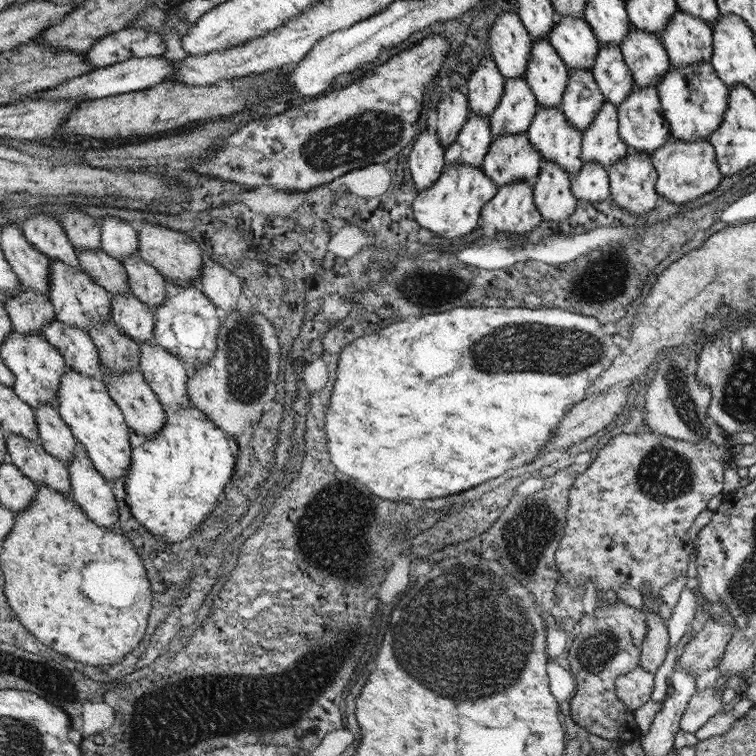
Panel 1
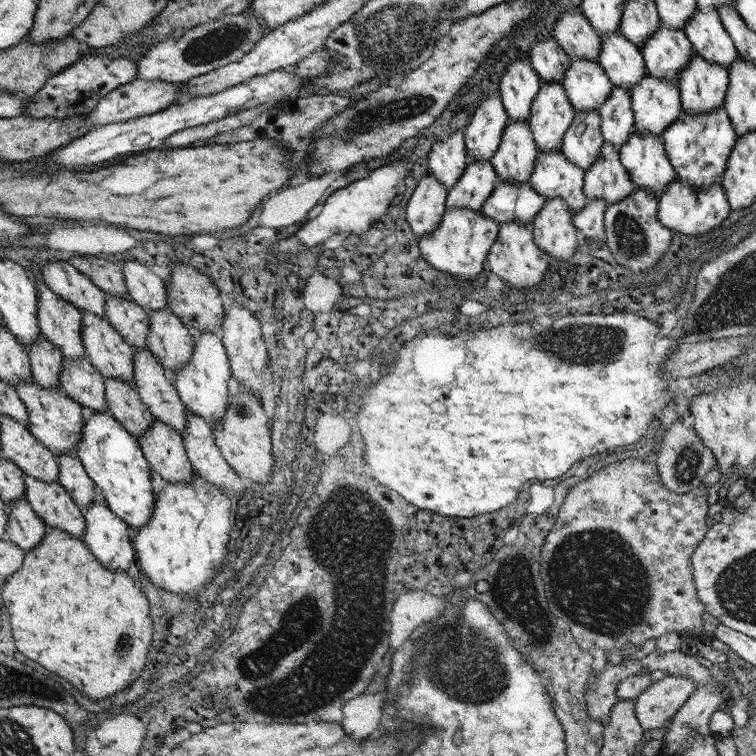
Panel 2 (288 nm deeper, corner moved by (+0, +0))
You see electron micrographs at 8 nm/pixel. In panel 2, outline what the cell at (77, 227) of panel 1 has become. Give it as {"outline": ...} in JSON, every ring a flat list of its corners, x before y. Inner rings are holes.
{"outline":[[67,256,67,262,75,266,79,272,83,272,95,286,99,286,105,296,117,296,117,298,127,298,127,286,125,286,125,276,121,266,111,264,103,260,103,256]]}

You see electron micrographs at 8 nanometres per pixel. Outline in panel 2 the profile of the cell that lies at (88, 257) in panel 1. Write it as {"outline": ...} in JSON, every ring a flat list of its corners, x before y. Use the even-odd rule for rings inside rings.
{"outline":[[105,296,105,320,123,336,123,340,133,348,147,348,149,336,149,314,143,306,131,302,129,298]]}

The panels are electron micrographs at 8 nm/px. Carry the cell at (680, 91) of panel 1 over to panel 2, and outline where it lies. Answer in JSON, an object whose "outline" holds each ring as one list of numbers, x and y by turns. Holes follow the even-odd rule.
{"outline":[[723,106,715,112,703,114,689,114,683,110,677,122,671,124,659,138,665,144,665,152,677,172,677,178,687,180,689,188,707,188,719,182,737,142,735,128]]}

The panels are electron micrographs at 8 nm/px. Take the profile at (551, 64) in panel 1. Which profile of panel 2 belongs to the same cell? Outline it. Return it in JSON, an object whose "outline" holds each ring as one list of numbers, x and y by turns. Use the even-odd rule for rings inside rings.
{"outline":[[541,82,539,94,531,104,529,126,539,150,561,150,563,136,573,124,575,110,561,82]]}

